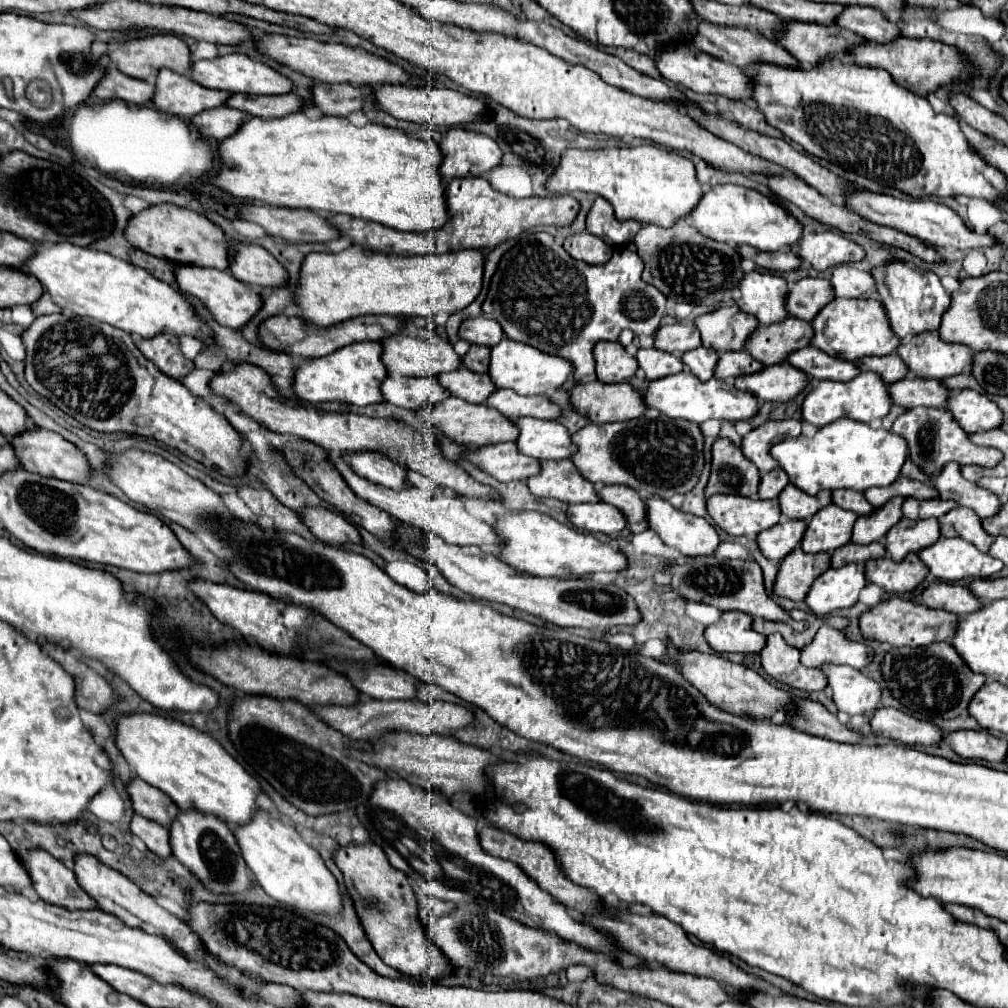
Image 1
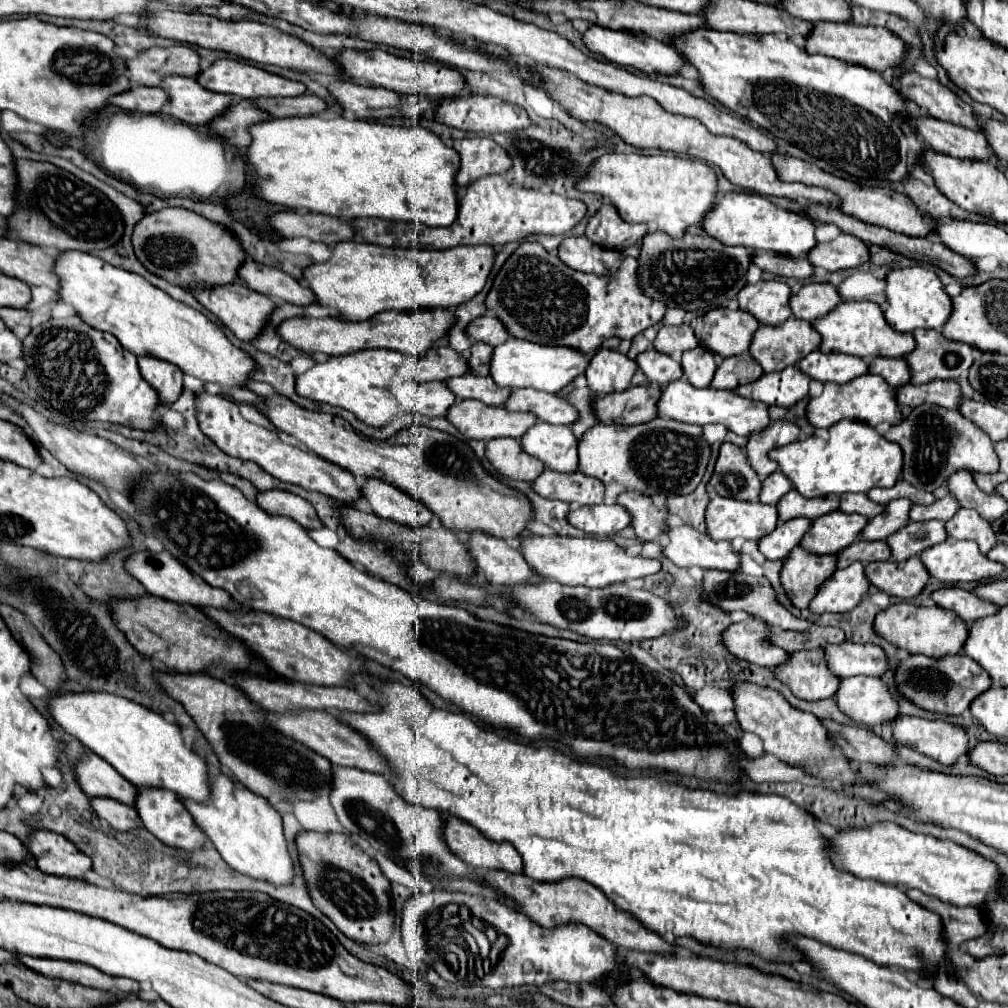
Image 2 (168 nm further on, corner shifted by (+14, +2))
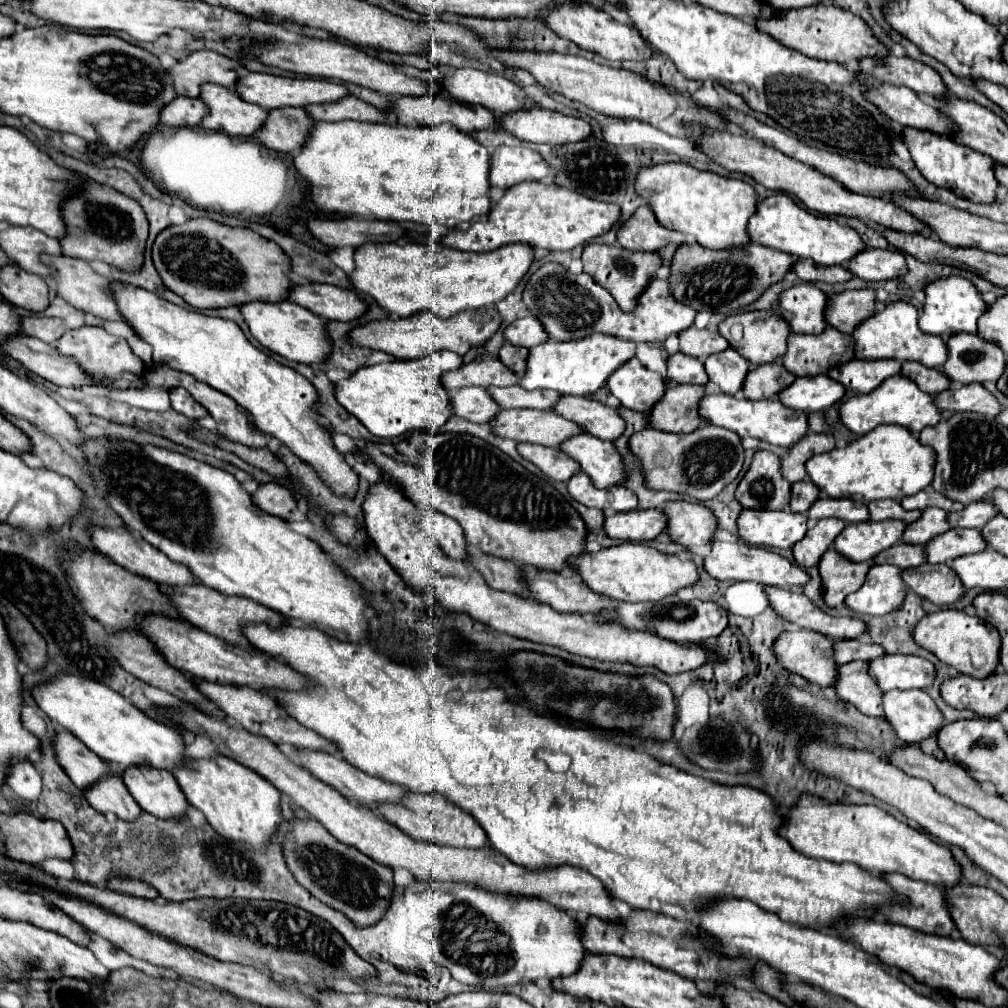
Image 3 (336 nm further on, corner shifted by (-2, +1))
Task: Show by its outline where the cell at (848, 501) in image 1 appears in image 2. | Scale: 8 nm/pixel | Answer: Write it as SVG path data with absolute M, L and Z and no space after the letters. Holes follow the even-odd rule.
M842 495L840 497L840 511L844 513L860 513L864 517L876 517L886 507L868 499L868 495Z

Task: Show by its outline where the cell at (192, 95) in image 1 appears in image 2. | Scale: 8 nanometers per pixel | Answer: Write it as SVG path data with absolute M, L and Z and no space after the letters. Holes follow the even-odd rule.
M166 77L164 87L170 95L164 113L188 125L210 125L212 119L224 115L236 103L230 95L204 89L192 77Z

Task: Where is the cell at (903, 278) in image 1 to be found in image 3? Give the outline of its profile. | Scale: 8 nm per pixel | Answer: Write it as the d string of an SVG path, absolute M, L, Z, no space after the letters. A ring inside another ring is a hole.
M948 276L948 278L938 278L930 284L924 286L924 308L918 318L920 330L936 336L952 336L956 332L970 332L976 334L976 322L984 314L986 304L982 302L978 290L974 288L972 282L968 282L962 276Z

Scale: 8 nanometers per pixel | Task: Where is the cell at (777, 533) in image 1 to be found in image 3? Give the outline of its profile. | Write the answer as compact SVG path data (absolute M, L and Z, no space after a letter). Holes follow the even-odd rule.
M824 518L820 520L814 528L810 528L804 536L804 540L800 540L800 544L794 544L792 554L798 566L814 566L818 564L820 556L832 546L834 538L842 532L842 528L846 526L844 520L836 520L836 518Z

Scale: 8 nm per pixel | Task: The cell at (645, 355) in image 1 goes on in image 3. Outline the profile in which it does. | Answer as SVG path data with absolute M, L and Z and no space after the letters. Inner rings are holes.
M682 352L670 354L666 360L666 366L668 366L668 378L676 380L678 384L706 384L708 382L704 364L694 356L686 356Z

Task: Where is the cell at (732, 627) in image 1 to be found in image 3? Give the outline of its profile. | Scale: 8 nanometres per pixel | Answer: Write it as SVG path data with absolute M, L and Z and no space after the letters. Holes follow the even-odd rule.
M784 630L772 646L772 652L788 672L806 678L818 686L832 686L838 664L832 658L832 642L810 630Z

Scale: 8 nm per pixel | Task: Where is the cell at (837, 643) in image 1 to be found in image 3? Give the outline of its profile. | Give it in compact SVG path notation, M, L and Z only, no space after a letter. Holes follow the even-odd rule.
M884 654L876 660L870 660L872 678L882 688L882 692L898 688L926 688L932 684L934 666L920 656L904 656L904 654Z

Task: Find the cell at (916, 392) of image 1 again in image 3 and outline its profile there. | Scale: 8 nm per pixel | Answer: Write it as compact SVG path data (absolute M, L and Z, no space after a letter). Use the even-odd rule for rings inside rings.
M978 382L966 386L952 386L934 396L934 404L940 410L952 412L978 412L982 416L996 416L1000 410L998 400Z

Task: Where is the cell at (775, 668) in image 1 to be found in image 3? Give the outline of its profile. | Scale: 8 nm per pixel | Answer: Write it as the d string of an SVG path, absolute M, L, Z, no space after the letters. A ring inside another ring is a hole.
M848 662L838 666L836 684L832 686L840 700L856 706L866 716L884 716L882 712L882 690L868 676L868 662Z

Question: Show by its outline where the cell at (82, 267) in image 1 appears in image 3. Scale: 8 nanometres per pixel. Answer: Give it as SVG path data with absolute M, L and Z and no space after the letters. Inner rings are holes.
M124 282L110 284L108 296L116 300L120 316L136 332L136 336L154 348L152 360L156 364L168 364L168 368L186 372L224 392L252 414L258 430L278 438L298 458L312 464L334 494L354 496L358 488L358 474L334 448L330 434L310 418L316 402L316 390L304 376L254 348L240 326L232 320L186 310L164 300L156 292Z

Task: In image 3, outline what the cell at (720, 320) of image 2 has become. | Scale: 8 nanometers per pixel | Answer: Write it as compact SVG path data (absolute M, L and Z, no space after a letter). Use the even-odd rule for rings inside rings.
M756 310L756 312L740 312L734 316L728 316L724 322L720 322L718 332L728 340L730 348L740 352L740 356L744 356L752 366L758 366L758 364L776 362L786 352L786 338L790 334L790 326L786 324L786 320L780 316L778 310L760 310L760 312ZM736 322L744 326L744 334L740 340L732 340L730 336L730 326Z

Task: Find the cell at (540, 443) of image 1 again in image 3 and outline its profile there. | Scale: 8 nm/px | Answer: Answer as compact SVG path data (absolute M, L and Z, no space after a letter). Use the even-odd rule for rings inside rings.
M590 434L572 436L560 444L562 452L576 460L596 488L608 488L622 482L622 460L612 442L600 440Z

